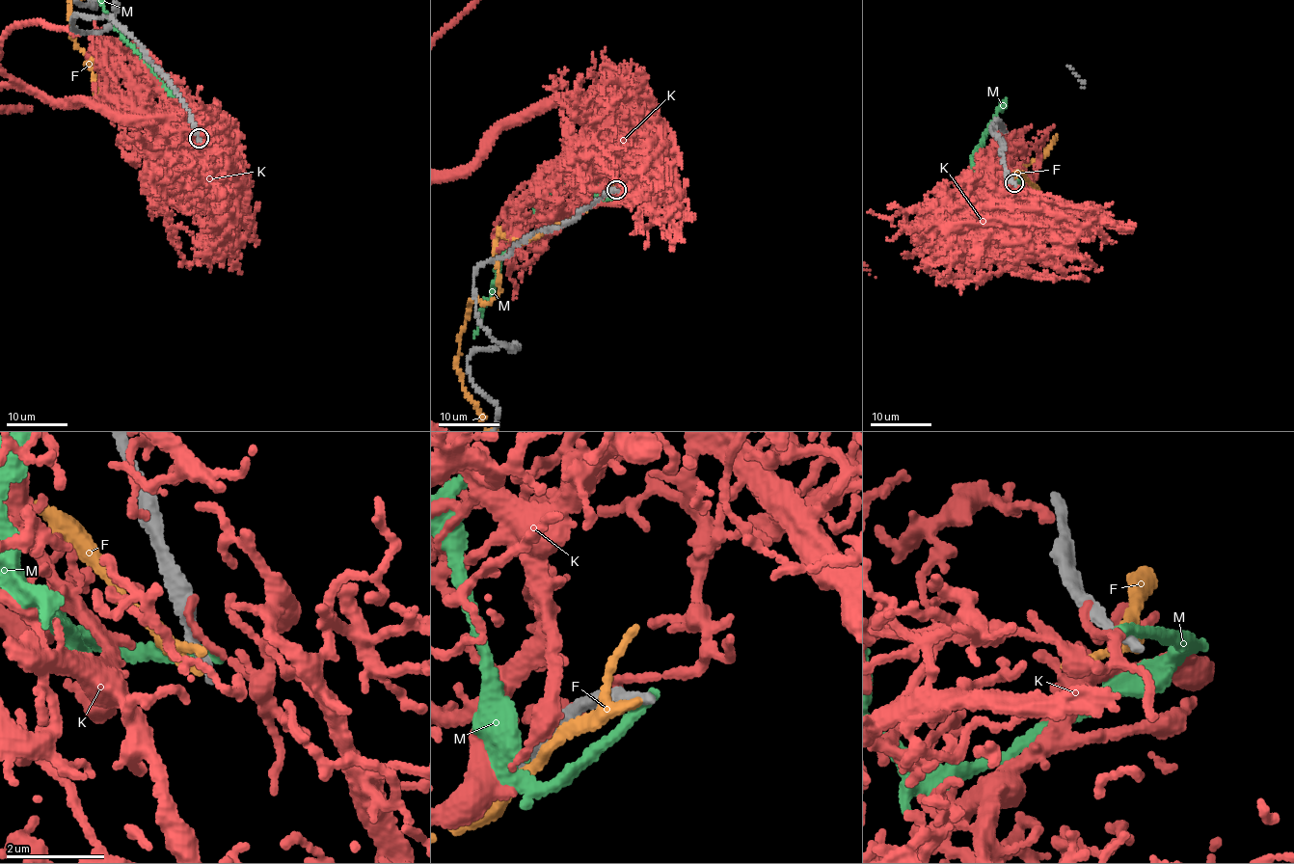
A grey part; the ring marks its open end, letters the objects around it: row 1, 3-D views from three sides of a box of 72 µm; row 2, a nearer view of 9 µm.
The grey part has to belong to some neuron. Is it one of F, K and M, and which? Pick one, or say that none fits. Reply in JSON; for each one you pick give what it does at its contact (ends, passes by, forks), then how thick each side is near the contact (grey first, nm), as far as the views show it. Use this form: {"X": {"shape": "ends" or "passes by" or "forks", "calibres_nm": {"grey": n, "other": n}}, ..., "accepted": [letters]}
{"accepted": []}

